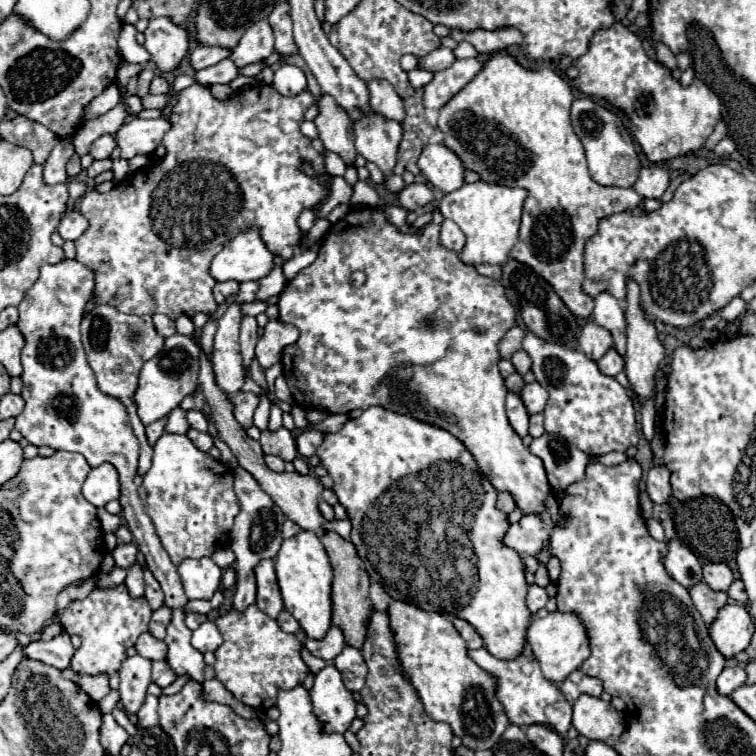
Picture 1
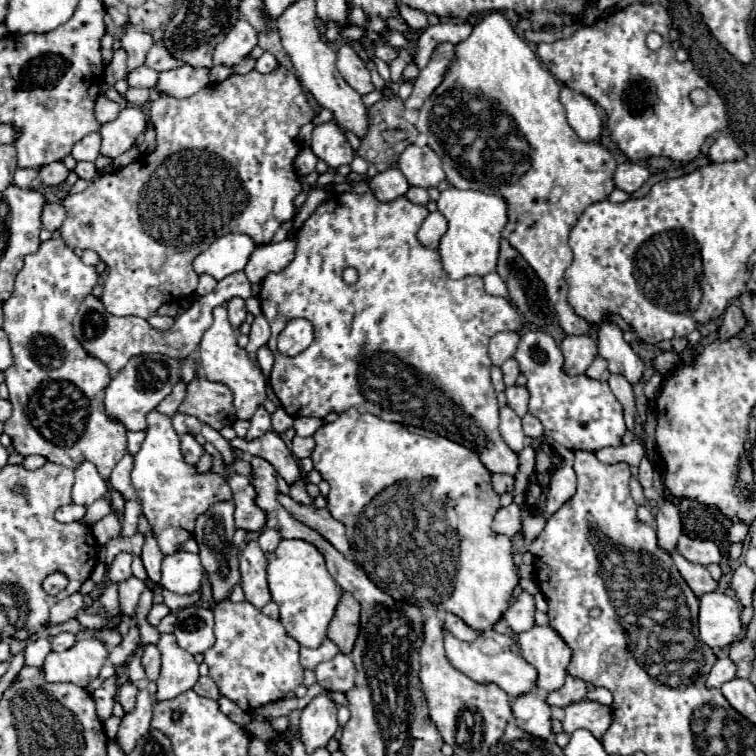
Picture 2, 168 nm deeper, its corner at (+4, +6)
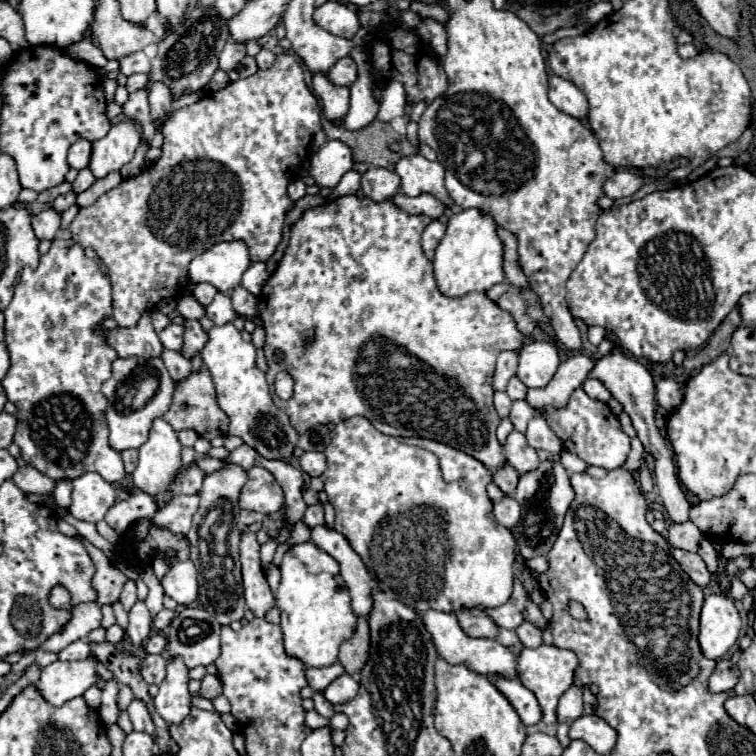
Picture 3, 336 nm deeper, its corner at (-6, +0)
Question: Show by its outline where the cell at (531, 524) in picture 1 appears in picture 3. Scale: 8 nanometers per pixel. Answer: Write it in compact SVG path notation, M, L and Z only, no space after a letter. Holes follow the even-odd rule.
M504 498L502 502L494 504L494 516L496 516L496 522L500 526L514 528L518 524L518 518L520 518L520 506L516 500Z

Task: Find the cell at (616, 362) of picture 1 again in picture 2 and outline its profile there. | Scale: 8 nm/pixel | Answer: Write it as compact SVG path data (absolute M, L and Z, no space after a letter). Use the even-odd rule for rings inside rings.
M600 356L594 358L594 362L588 366L588 370L586 370L584 374L586 374L588 378L592 378L592 380L600 380L600 382L606 382L608 376L610 376L610 372L608 372L604 360L600 360Z

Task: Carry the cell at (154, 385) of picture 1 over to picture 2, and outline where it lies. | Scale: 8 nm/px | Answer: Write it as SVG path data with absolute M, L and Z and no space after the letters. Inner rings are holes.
M142 354L128 360L128 364L108 382L104 408L106 416L114 422L124 424L126 430L144 430L146 414L154 410L170 392L176 380L180 378L180 360L160 356L160 354Z

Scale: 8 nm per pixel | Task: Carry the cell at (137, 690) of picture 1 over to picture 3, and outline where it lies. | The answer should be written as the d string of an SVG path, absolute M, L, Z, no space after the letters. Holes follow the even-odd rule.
M134 698L128 706L128 714L130 714L130 720L134 724L134 730L140 730L140 732L148 732L156 738L156 732L154 732L154 722L150 718L150 712L146 708L146 704L138 698Z

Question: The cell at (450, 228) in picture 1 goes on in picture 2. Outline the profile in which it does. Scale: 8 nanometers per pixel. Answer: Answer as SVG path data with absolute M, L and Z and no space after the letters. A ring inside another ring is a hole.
M432 212L432 214L428 214L426 220L422 222L422 226L420 226L416 238L418 238L418 242L420 242L422 246L436 250L436 244L440 242L440 236L444 234L444 228L446 228L444 216L440 216L440 212Z

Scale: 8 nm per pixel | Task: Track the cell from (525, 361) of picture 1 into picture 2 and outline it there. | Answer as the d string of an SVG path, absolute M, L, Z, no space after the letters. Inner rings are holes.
M510 358L510 360L506 360L506 362L502 364L502 374L504 374L504 384L506 384L506 386L514 386L514 382L516 382L516 378L518 378L518 374L520 374L518 364L516 364L514 358Z

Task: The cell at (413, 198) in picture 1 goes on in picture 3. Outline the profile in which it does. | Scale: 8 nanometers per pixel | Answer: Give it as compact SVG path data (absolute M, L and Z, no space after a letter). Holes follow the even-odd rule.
M370 168L362 176L362 190L374 202L390 200L394 194L400 192L398 186L400 186L398 174L394 174L392 170L386 170L386 168Z

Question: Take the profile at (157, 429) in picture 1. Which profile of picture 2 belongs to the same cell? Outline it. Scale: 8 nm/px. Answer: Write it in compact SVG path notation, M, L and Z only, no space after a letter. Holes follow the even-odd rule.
M128 432L126 434L126 442L128 442L126 450L128 450L128 454L136 454L140 444L142 444L142 440L144 440L144 432Z

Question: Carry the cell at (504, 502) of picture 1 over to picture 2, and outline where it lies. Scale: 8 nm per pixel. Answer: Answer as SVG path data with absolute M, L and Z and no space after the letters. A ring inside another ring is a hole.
M492 474L492 486L498 494L510 492L512 484L514 484L514 476L510 476L510 474Z

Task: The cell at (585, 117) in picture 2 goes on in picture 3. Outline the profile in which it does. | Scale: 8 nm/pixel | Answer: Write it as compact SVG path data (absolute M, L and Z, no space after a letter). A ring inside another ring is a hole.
M548 76L548 82L550 82L550 92L548 92L550 94L550 102L558 110L562 110L564 114L570 114L576 120L584 122L588 118L588 112L590 112L586 96L572 82L568 82L564 78Z

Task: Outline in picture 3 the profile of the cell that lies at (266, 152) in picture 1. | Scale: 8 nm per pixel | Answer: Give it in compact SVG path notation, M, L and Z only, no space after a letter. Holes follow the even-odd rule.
M278 54L274 60L274 66L270 70L258 70L254 76L244 78L244 80L234 80L230 82L226 88L218 90L218 92L210 92L206 96L202 96L196 104L190 104L186 108L176 110L170 120L164 124L162 134L164 134L164 146L162 146L162 156L148 164L138 176L134 178L126 178L122 180L116 188L112 188L110 192L106 192L104 196L98 198L98 202L80 208L80 212L76 214L76 218L72 220L72 224L68 226L72 232L72 240L78 242L82 248L92 248L96 252L96 256L108 266L110 272L110 282L112 282L112 298L114 298L114 312L112 318L116 320L118 326L136 326L138 320L142 318L142 314L156 310L156 306L162 300L178 300L182 298L182 292L186 290L186 282L190 280L186 270L190 266L190 262L210 250L210 246L216 246L218 242L228 242L228 240L244 240L248 244L250 250L250 258L252 262L260 262L260 260L268 260L276 246L282 240L282 226L284 226L284 218L286 214L294 208L294 200L288 196L288 184L290 180L296 176L296 170L300 168L300 164L308 158L308 146L312 142L314 132L318 132L322 128L322 110L318 106L316 96L308 90L306 82L304 82L304 74L300 64L296 62L294 56L288 54Z

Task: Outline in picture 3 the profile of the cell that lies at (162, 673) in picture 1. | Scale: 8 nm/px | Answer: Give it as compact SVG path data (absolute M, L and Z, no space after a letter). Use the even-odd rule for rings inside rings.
M154 654L154 656L144 656L142 660L142 678L146 684L160 684L166 678L166 656L164 654Z

